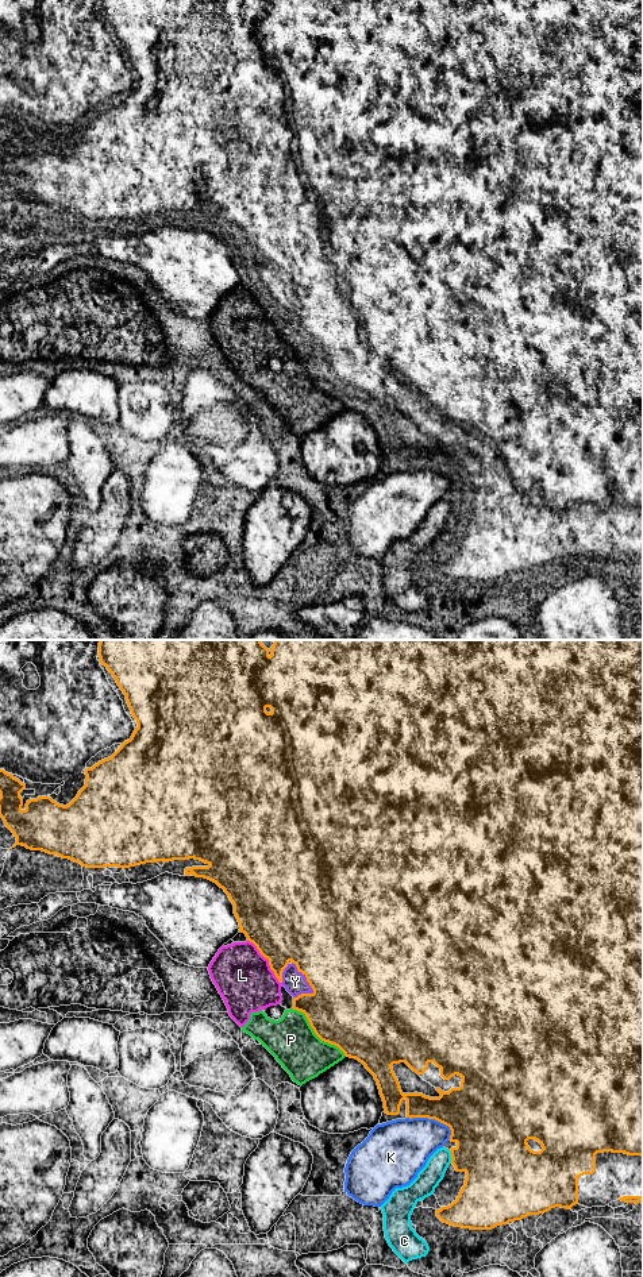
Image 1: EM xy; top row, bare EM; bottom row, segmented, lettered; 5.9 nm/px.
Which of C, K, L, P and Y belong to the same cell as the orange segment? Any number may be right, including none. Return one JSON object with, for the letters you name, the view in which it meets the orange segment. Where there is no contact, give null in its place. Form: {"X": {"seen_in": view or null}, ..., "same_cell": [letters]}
{"same_cell": []}

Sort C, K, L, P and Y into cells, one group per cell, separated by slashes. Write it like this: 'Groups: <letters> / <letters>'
Groups: C / K / L P Y

